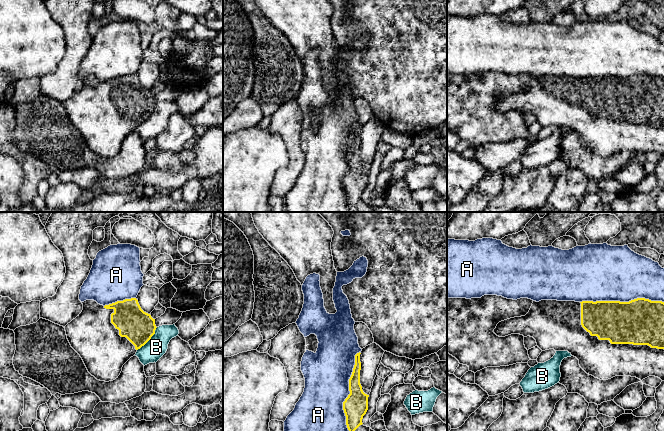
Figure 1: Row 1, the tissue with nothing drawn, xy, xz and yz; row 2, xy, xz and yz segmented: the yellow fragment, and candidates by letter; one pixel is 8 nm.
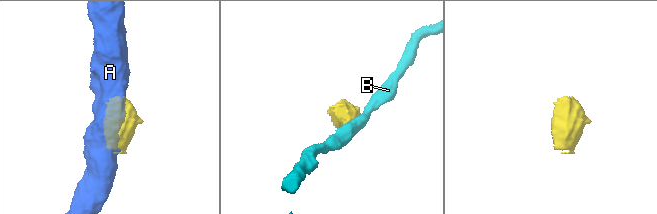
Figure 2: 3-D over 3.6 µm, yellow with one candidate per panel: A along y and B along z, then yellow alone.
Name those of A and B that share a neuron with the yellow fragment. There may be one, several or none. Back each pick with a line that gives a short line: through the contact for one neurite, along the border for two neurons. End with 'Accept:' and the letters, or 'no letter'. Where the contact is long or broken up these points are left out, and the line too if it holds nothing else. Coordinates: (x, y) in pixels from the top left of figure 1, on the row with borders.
Accept: no letter

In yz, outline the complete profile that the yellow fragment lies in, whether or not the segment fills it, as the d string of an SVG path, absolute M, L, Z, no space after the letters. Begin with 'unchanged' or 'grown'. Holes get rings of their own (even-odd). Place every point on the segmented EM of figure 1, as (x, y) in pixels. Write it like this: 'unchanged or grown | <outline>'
grown | M637 298L629 302L620 301L533 301L525 316L514 317L497 324L494 333L499 337L511 334L530 336L542 350L568 351L579 360L580 367L600 380L615 376L631 376L641 381L655 376L664 381L664 302Z

